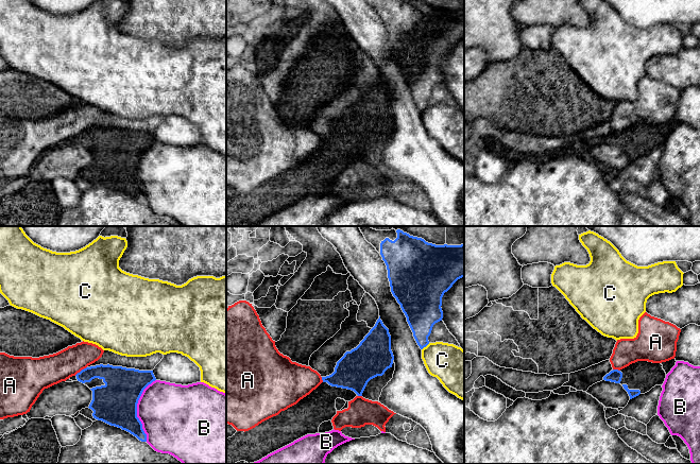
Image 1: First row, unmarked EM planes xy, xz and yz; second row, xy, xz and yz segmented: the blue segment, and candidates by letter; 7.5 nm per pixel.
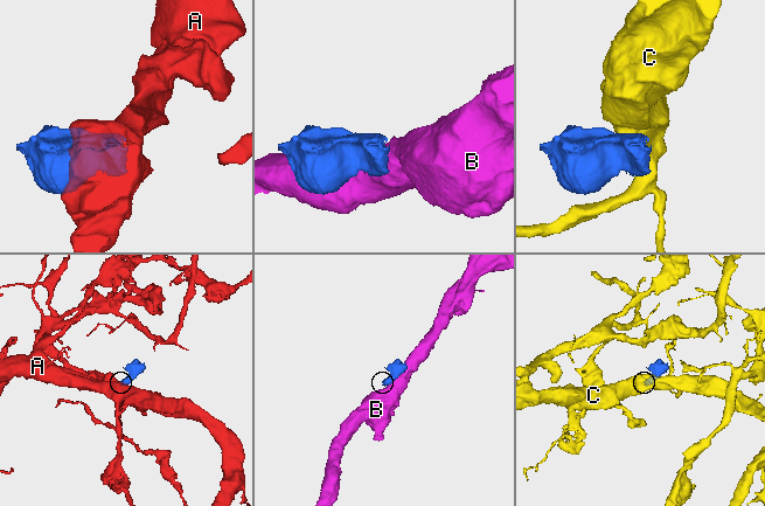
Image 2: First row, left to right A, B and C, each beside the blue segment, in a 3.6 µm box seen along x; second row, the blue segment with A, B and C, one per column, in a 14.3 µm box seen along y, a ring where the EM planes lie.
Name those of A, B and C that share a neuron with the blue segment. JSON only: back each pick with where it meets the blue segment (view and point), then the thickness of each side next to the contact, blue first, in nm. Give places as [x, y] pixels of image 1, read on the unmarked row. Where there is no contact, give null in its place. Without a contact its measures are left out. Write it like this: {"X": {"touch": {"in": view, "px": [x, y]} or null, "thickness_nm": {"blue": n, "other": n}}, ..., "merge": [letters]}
{"merge": []}

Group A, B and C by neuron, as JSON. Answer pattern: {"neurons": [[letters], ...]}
{"neurons": [["A"], ["B"], ["C"]]}

